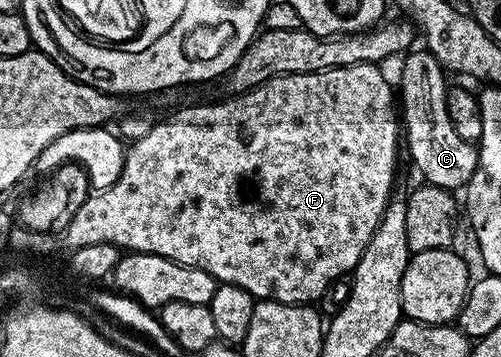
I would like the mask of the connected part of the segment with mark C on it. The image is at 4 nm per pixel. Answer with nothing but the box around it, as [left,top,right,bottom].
[398,53,477,192]

